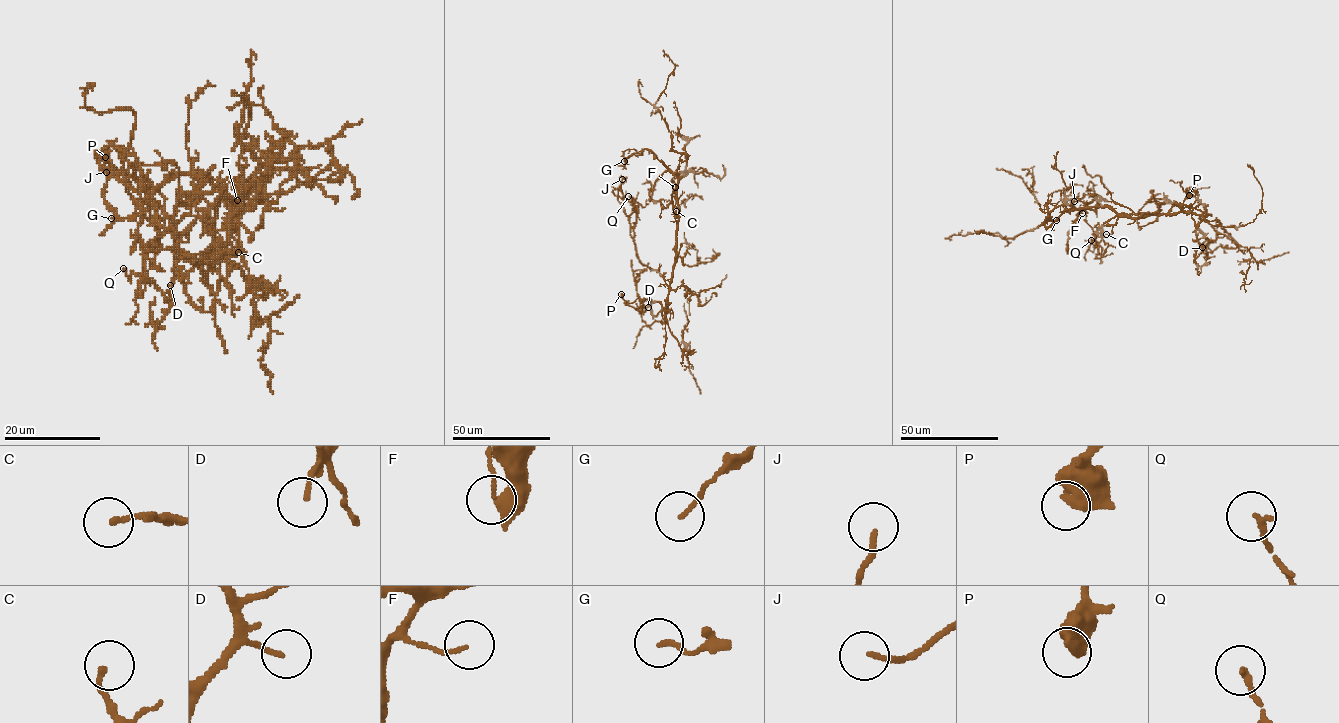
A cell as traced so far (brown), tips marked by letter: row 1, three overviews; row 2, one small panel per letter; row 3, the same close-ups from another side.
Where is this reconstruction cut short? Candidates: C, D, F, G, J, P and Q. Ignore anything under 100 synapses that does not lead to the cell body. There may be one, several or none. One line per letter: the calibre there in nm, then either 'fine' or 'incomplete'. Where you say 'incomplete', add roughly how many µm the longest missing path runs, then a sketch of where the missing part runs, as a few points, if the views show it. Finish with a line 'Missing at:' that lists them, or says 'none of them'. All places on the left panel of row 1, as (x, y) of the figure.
C: 150 nm thick; fine
D: 120 nm thick; fine
F: 110 nm thick; fine
G: 110 nm thick; fine
J: 160 nm thick; fine
P: 550 nm thick; fine
Q: 190 nm thick; fine
Missing at: none of them

